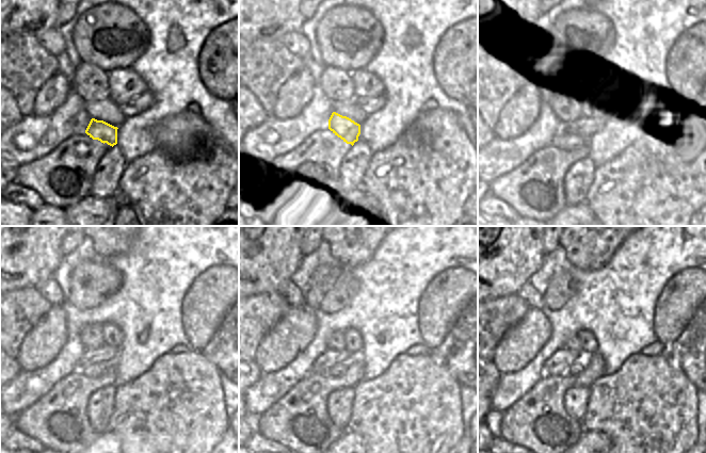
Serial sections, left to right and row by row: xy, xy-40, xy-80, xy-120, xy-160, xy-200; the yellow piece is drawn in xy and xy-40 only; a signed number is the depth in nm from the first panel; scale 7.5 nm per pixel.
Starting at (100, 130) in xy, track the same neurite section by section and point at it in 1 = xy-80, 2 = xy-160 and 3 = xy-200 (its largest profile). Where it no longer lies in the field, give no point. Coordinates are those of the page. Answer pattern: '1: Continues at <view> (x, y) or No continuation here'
1: Continues at xy-80 (582, 122)
2: Continues at xy-160 (330, 357)
3: Continues at xy-200 (558, 363)

